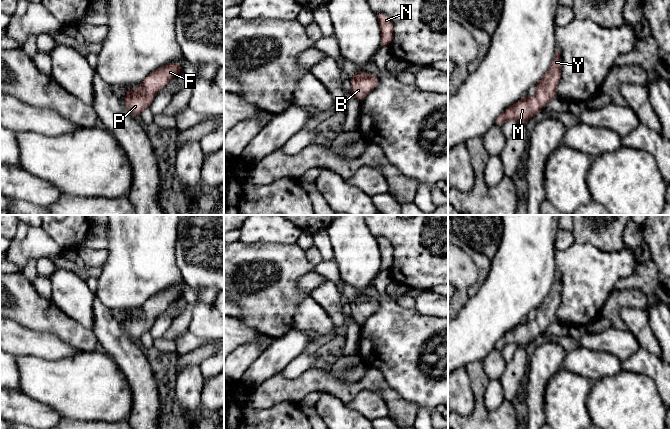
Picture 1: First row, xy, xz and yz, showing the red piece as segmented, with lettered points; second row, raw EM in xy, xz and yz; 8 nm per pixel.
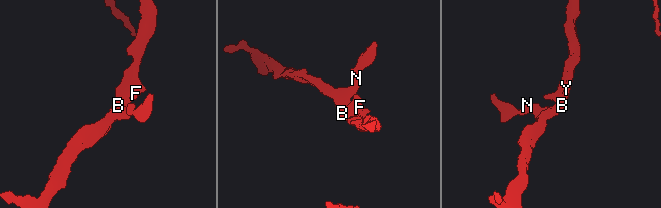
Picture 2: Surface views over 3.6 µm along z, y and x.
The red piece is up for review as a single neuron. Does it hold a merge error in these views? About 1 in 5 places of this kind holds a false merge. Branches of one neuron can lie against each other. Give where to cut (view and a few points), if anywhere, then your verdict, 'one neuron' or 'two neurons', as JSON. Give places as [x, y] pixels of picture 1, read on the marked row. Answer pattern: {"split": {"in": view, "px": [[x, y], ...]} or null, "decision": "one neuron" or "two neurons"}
{"split": null, "decision": "one neuron"}

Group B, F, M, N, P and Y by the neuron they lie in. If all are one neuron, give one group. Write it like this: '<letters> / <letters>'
B F M N P Y

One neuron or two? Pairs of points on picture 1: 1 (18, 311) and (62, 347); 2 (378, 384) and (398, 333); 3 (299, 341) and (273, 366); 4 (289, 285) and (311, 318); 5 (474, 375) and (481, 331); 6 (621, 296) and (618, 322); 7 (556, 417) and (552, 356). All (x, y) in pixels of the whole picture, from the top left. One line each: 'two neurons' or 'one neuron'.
1: two neurons
2: two neurons
3: one neuron
4: two neurons
5: two neurons
6: one neuron
7: two neurons

